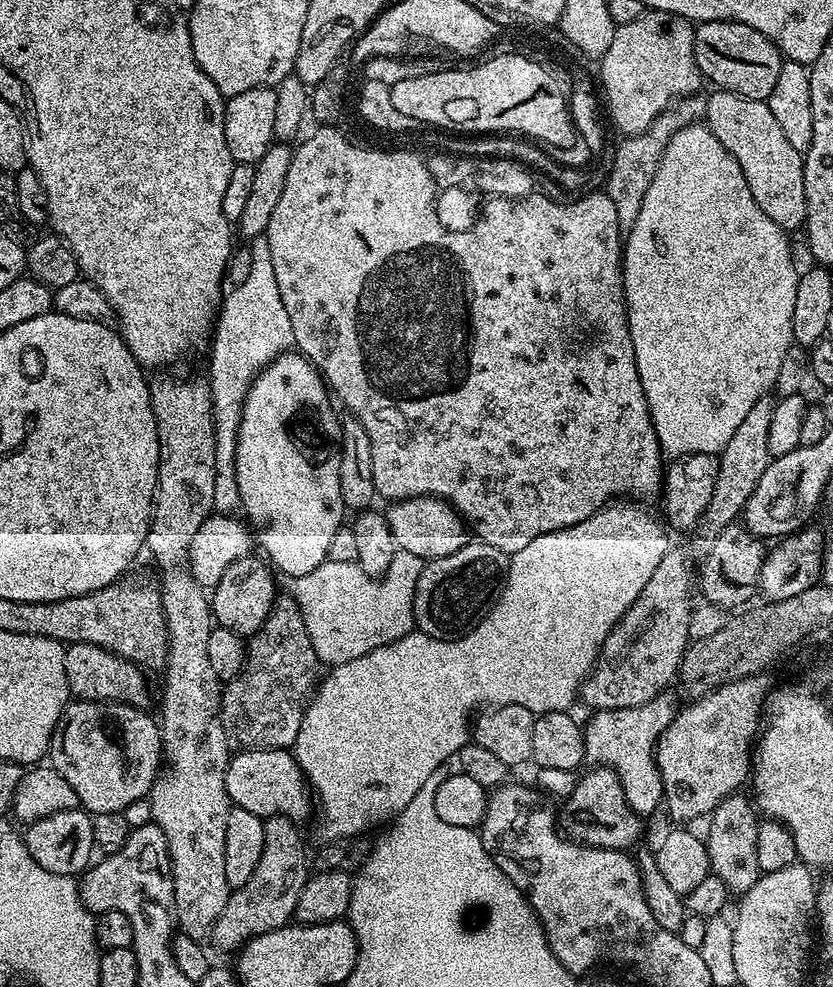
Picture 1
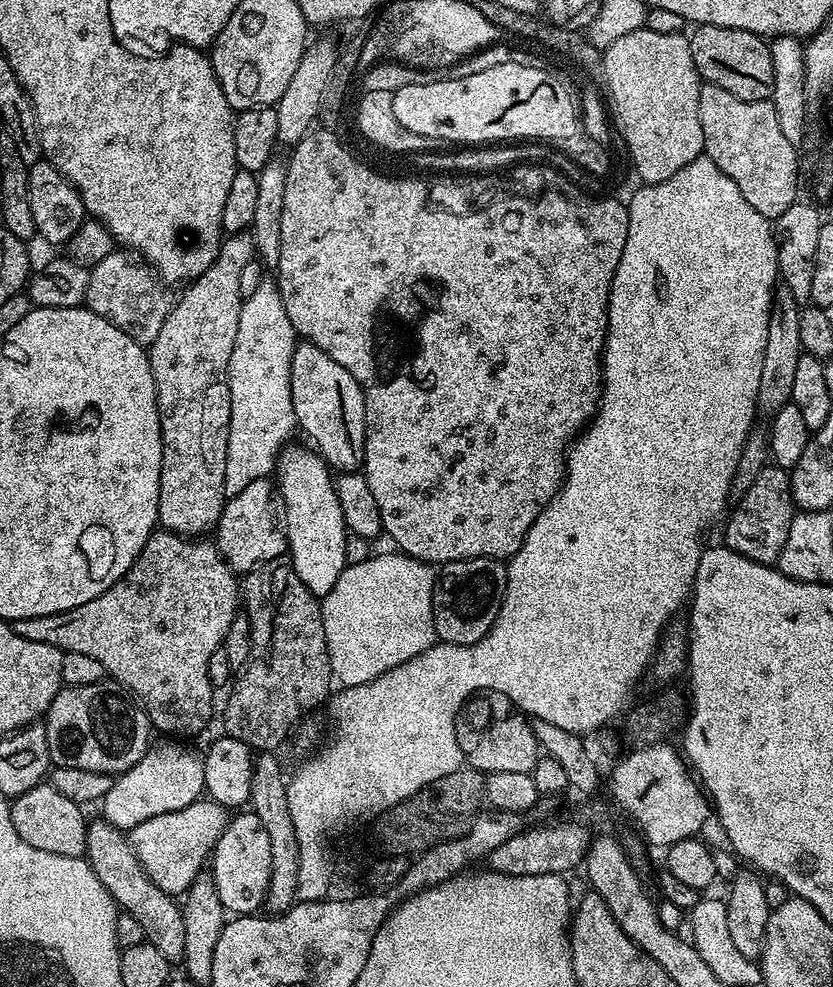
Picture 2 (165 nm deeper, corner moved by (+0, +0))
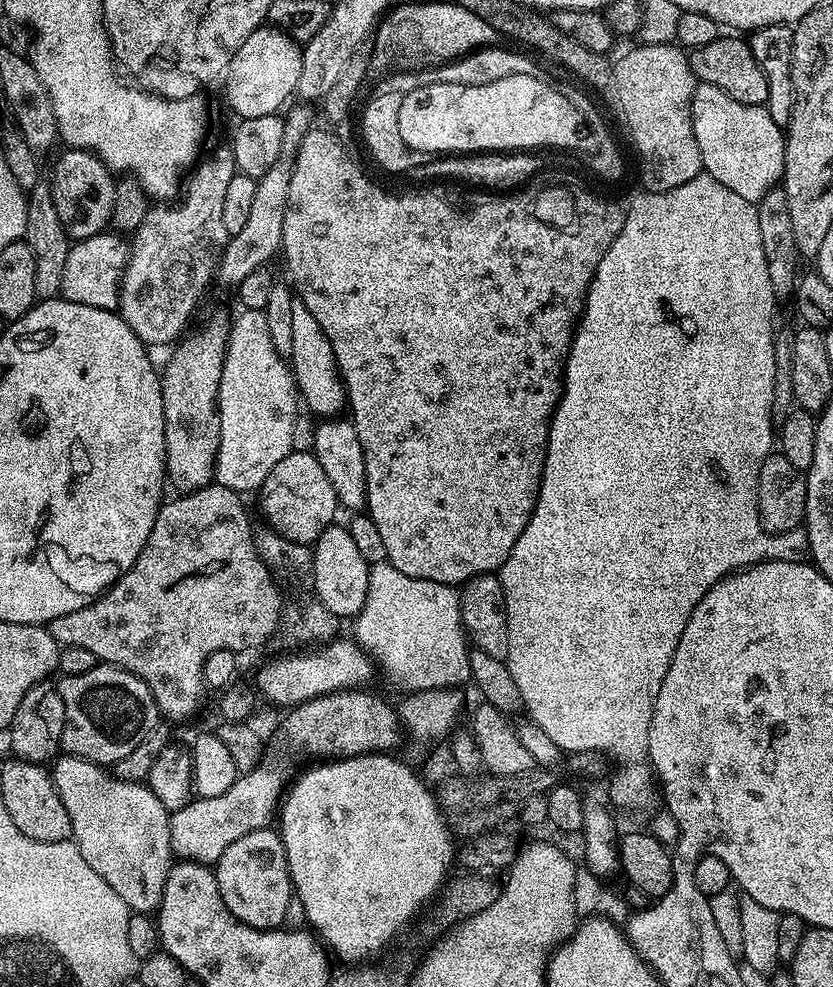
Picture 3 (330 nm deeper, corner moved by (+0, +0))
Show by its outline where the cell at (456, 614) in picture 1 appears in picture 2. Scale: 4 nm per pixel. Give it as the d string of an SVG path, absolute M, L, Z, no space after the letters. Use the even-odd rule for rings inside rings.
M489 556L466 558L443 565L433 586L433 620L437 637L446 644L473 644L494 626L508 585L505 561Z

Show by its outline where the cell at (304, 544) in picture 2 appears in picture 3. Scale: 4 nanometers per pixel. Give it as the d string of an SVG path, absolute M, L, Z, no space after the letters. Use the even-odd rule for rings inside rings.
M333 526L325 528L324 533L316 537L312 548L312 588L317 600L330 614L338 618L355 618L366 602L367 582L370 565L358 554L354 538L350 538L347 527Z

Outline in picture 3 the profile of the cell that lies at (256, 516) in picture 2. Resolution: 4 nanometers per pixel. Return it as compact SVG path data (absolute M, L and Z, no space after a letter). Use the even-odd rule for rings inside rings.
M293 454L282 458L282 462L270 470L268 481L258 490L258 497L260 512L268 519L265 521L269 527L290 538L290 542L312 546L325 528L333 527L332 511L337 511L338 505L330 478L326 478L322 470L322 462L318 462L314 454L307 455Z

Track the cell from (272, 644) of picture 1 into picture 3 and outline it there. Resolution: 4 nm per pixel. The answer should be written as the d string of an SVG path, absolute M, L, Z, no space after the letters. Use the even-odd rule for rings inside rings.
M269 526L257 527L252 533L254 546L262 558L262 562L268 564L272 575L277 581L289 580L298 587L293 590L292 597L289 595L286 600L286 611L282 616L282 636L288 640L297 640L297 645L312 646L317 642L327 642L337 635L336 624L338 617L330 614L326 606L322 606L316 599L312 589L312 548L306 544L290 542L282 534L278 534L275 528Z

